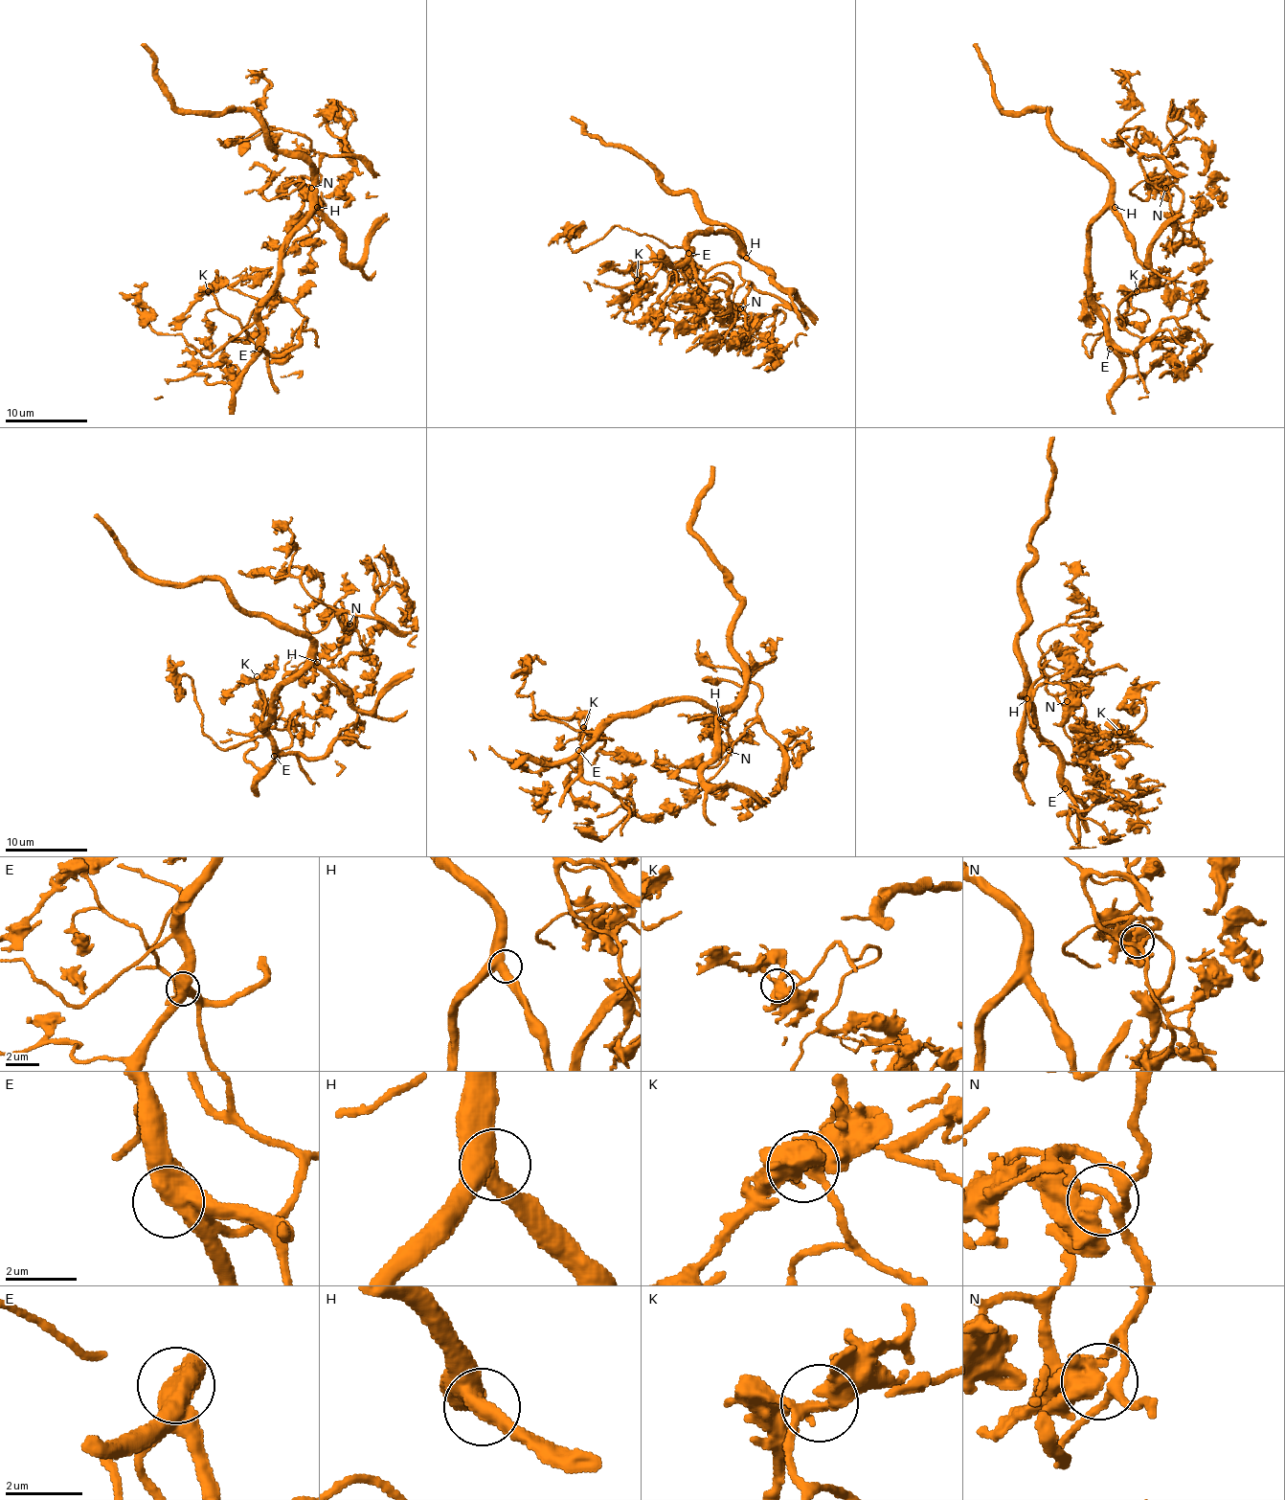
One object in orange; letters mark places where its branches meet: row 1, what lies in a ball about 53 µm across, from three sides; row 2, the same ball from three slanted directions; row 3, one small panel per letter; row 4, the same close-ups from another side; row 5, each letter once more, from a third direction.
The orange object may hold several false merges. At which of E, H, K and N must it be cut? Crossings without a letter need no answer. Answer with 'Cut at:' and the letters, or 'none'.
Cut at: none

